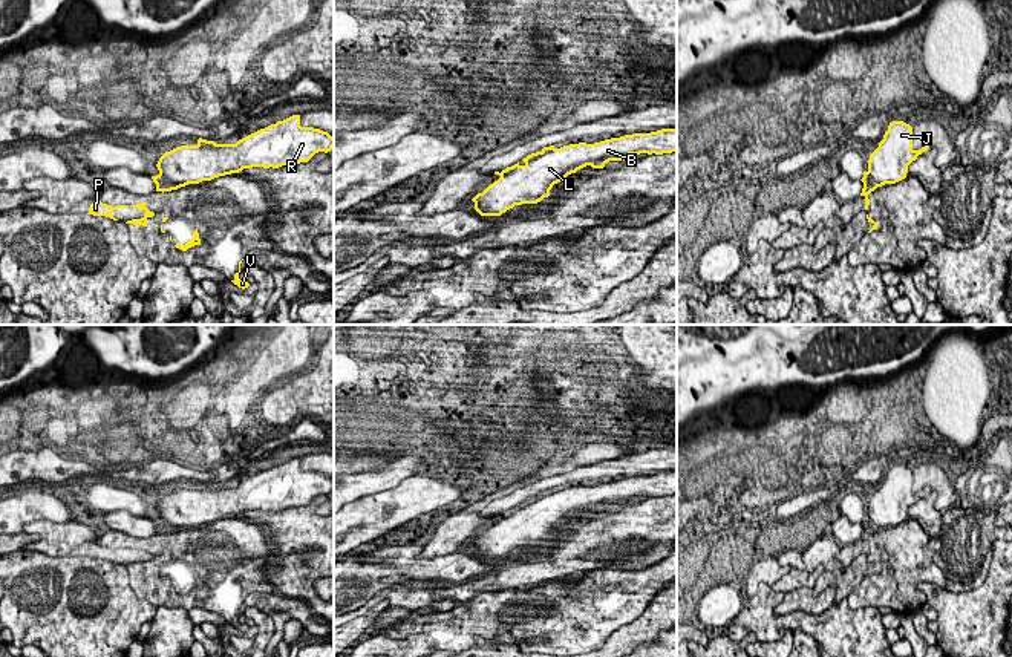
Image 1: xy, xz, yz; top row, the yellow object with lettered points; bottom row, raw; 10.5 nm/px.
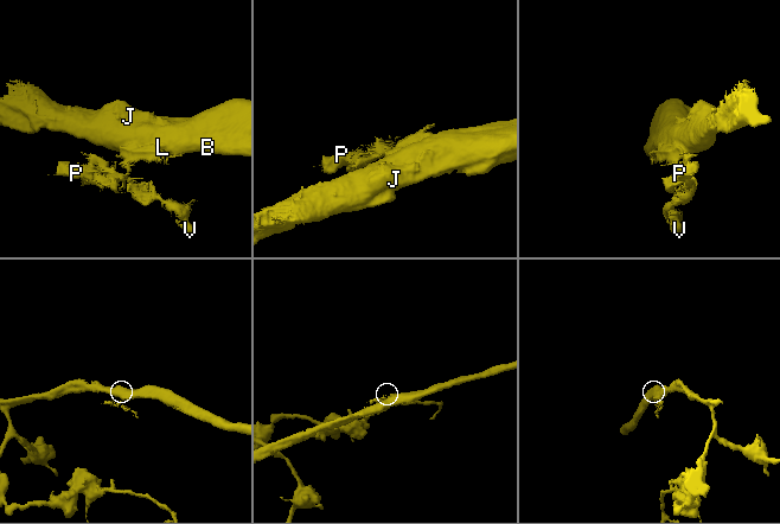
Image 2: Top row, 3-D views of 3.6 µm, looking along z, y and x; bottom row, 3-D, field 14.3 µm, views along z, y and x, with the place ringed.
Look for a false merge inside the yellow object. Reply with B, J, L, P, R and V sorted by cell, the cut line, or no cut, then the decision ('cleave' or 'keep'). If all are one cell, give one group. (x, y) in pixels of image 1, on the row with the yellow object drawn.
B J L R / P V; cut in xz along (554, 149), (525, 164); cleave

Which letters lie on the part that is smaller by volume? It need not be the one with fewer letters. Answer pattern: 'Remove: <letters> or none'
Remove: P, V

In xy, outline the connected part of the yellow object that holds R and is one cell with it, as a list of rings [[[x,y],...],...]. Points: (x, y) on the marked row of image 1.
[[[292,115],[260,129],[236,144],[216,144],[199,138],[196,145],[165,152],[156,167],[171,182],[199,184],[243,168],[308,162],[318,152],[331,152],[334,138],[320,129],[302,127]]]

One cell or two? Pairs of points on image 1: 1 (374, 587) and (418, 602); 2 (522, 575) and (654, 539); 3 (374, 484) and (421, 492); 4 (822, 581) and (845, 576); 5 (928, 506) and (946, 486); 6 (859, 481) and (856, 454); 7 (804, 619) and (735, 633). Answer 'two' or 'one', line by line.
1: two
2: one
3: two
4: one
5: two
6: one
7: one

